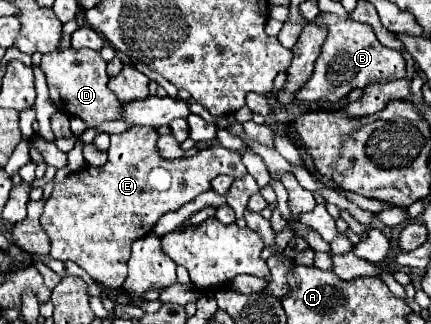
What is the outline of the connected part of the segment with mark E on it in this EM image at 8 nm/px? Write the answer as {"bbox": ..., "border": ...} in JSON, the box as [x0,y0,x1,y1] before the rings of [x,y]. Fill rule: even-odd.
{"bbox":[41,126,247,290],"border":[[[133,126],[121,134],[113,134],[107,164],[103,164],[101,168],[81,168],[69,174],[61,184],[55,184],[53,194],[45,202],[45,210],[41,216],[41,226],[47,232],[51,244],[51,252],[49,252],[51,258],[63,262],[71,260],[77,266],[81,266],[93,280],[99,280],[105,286],[117,290],[121,288],[127,276],[127,260],[131,256],[133,240],[147,236],[163,214],[175,212],[183,204],[199,196],[201,192],[207,192],[209,182],[215,176],[229,174],[233,178],[241,178],[243,174],[247,174],[241,154],[227,150],[219,144],[199,150],[191,158],[165,160],[157,150],[157,136],[159,136],[157,130],[151,126],[139,126],[139,128]]]}

